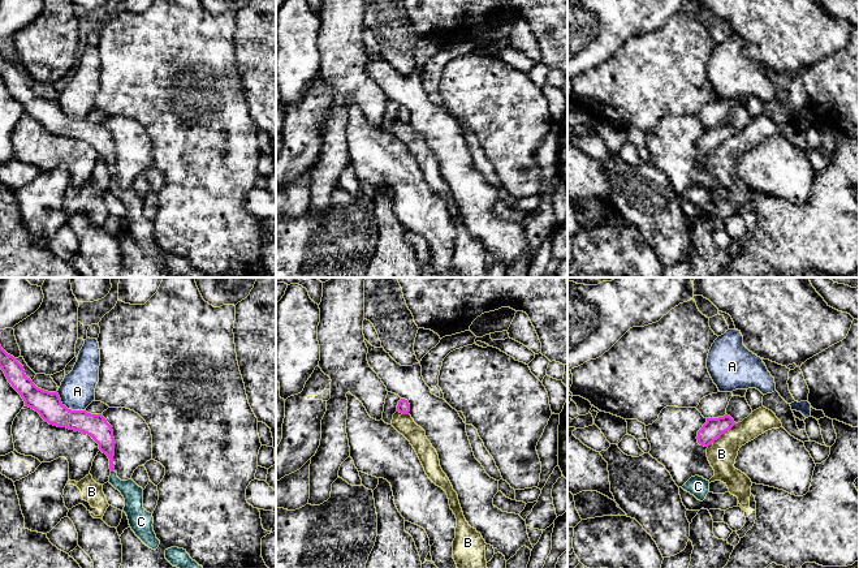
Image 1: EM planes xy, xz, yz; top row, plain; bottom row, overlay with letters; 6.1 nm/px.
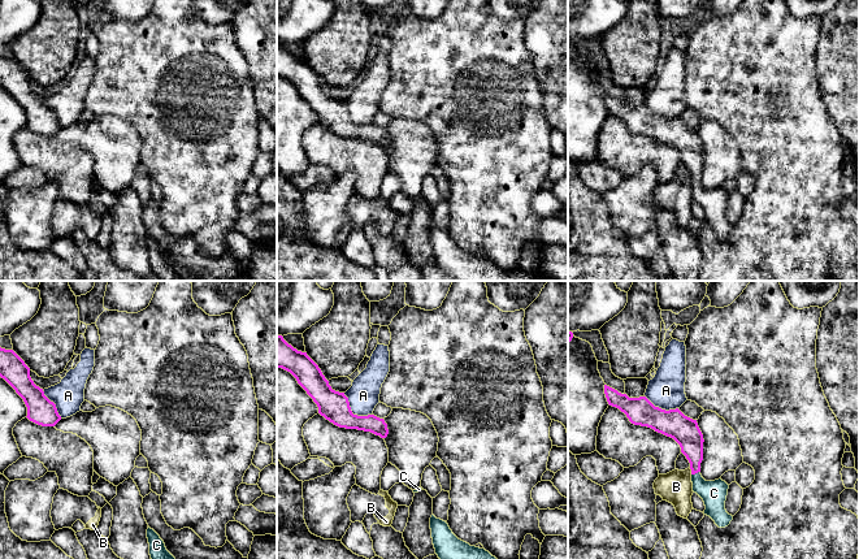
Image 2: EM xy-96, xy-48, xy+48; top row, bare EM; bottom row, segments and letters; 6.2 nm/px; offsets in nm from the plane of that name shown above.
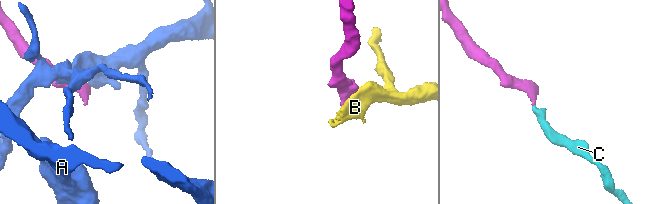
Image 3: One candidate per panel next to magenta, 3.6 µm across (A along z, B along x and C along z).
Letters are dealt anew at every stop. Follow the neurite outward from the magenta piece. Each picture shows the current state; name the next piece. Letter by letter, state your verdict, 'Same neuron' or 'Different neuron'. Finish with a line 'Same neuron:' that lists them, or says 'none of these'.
A: Different neuron
B: Different neuron
C: Same neuron
Same neuron: C

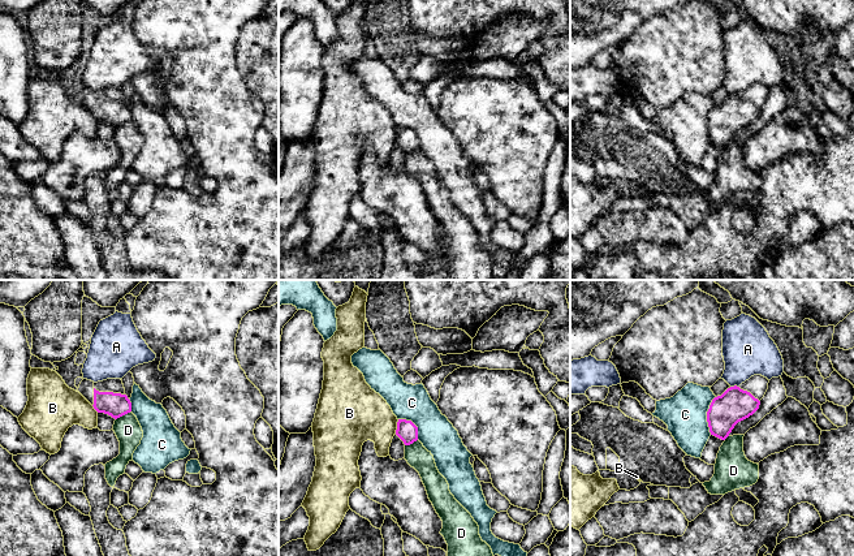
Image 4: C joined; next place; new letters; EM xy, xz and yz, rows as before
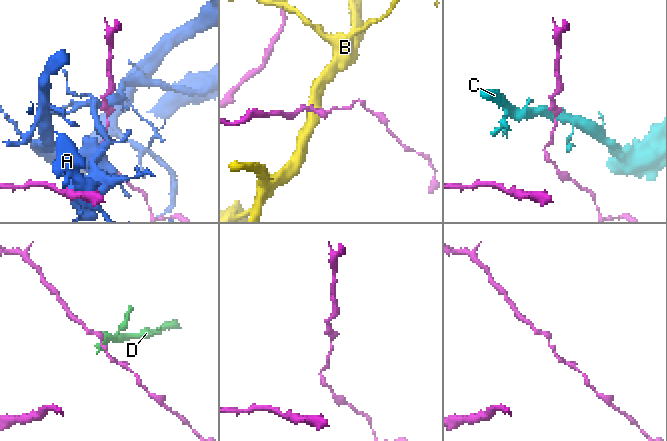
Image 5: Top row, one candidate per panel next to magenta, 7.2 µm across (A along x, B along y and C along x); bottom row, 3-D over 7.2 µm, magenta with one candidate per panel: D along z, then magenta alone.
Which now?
A: Different neuron
B: Different neuron
C: Different neuron
D: Different neuron
Same neuron: none of these

